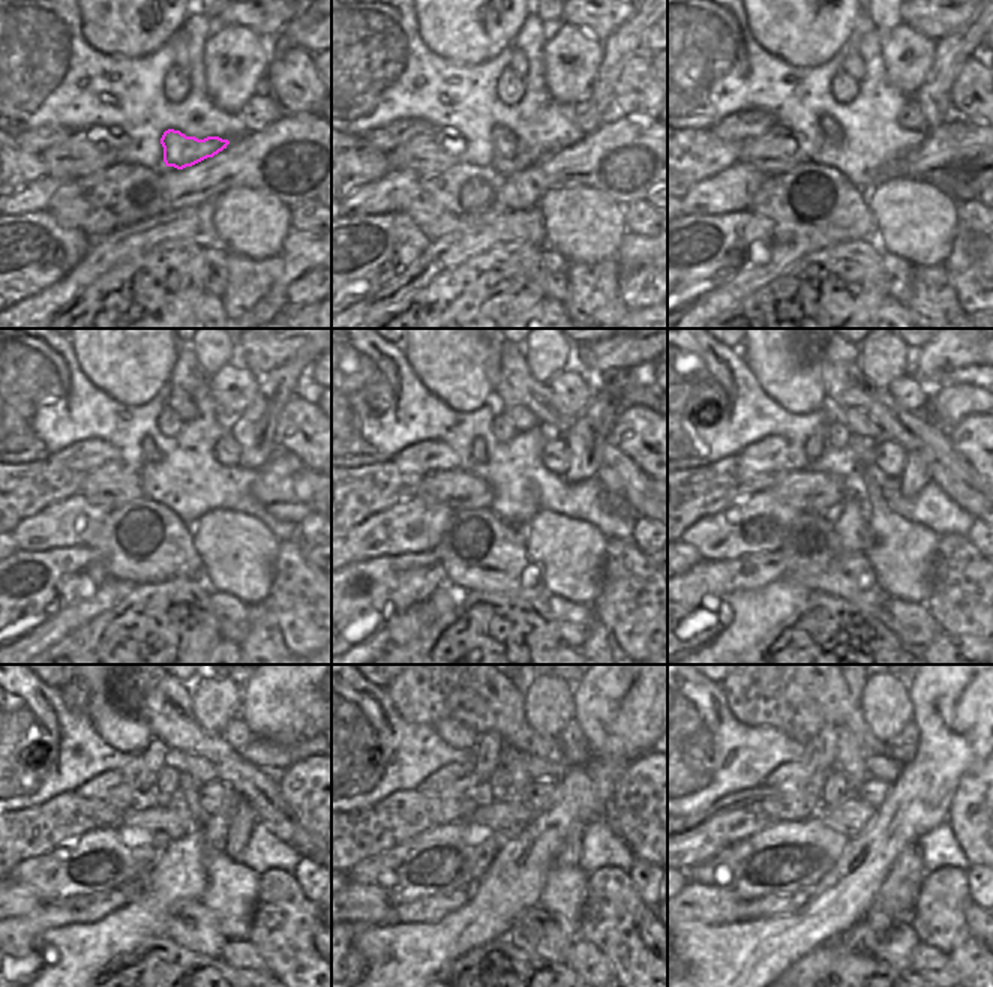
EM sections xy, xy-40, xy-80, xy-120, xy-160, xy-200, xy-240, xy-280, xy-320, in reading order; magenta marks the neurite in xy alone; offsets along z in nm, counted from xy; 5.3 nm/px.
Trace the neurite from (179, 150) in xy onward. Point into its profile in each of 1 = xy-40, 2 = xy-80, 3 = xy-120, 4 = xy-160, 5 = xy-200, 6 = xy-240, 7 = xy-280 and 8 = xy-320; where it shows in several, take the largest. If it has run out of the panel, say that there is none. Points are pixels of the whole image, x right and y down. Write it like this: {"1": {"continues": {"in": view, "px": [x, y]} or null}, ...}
{"1": {"continues": {"in": "xy-40", "px": [504, 143]}}, "2": {"continues": {"in": "xy-80", "px": [831, 129]}}, "3": {"continues": {"in": "xy-120", "px": [152, 455]}}, "4": {"continues": {"in": "xy-160", "px": [479, 447]}}, "5": {"continues": {"in": "xy-200", "px": [815, 444]}}, "6": {"continues": {"in": "xy-240", "px": [152, 759]}}, "7": {"continues": {"in": "xy-280", "px": [489, 744]}}, "8": {"continues": {"in": "xy-320", "px": [824, 744]}}}

